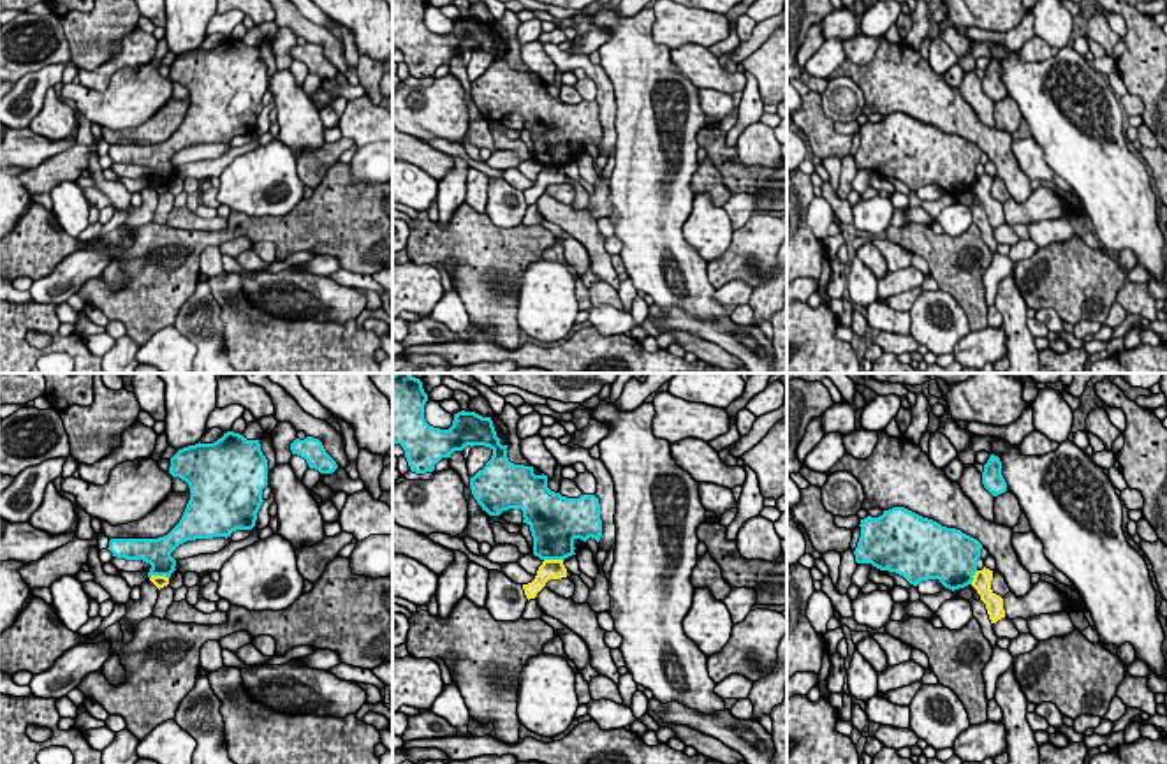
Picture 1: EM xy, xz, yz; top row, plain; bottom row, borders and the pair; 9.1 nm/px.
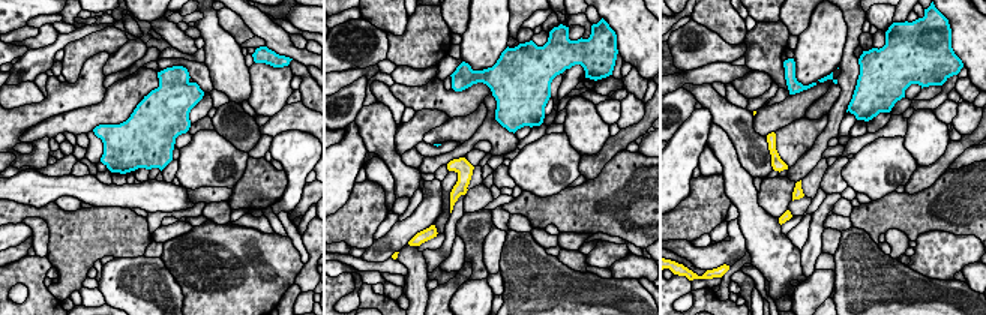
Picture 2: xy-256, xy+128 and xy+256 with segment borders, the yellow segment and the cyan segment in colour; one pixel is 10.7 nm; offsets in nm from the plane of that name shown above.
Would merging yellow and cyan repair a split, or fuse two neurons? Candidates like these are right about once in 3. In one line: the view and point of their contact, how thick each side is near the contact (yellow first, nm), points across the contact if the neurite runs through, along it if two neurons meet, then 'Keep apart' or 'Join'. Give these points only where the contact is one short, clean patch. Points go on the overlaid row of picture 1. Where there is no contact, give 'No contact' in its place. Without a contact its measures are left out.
Touches yellow at xy (159, 576). Thickness 120 nm (yellow) against 260 nm. Boundary: xy (168, 576), (150, 578). Keep apart

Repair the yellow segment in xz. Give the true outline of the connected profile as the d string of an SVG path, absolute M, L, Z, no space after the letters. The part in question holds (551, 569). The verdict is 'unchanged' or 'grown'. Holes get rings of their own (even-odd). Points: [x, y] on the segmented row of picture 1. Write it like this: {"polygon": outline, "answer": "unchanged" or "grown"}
{"polygon": "M544 560L532 583L523 584L526 599L535 599L537 593L546 586L549 579L567 577L563 560Z", "answer": "unchanged"}

